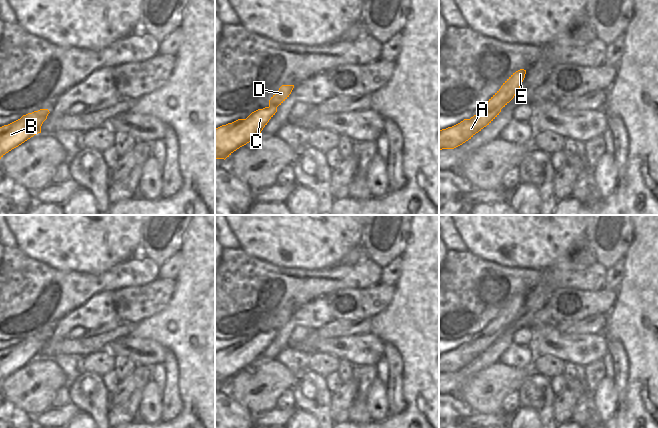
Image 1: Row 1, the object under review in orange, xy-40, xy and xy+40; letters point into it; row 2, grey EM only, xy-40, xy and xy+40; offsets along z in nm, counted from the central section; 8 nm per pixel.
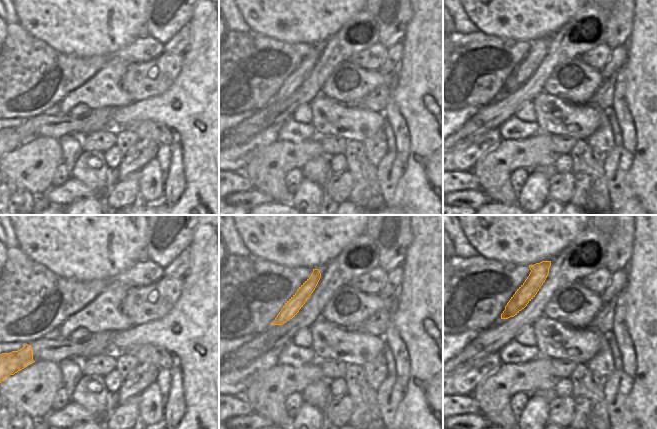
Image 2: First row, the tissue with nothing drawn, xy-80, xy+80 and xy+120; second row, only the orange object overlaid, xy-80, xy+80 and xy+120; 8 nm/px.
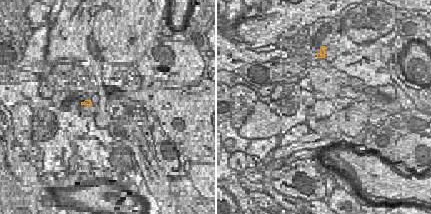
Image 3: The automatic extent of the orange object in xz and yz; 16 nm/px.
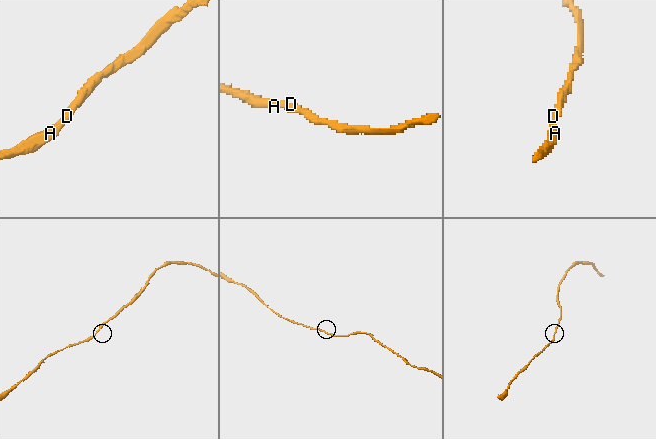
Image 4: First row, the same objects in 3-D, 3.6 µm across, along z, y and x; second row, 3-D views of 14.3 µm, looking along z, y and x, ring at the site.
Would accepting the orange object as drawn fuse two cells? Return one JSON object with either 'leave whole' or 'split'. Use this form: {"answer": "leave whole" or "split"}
{"answer": "leave whole"}

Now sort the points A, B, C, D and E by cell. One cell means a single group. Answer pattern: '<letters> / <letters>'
A B C D E

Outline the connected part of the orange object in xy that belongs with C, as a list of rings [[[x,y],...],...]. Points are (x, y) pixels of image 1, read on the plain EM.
[[[282,309],[279,314],[271,321],[269,324],[269,330],[263,333],[258,333],[252,336],[246,343],[238,343],[232,347],[228,347],[226,349],[222,349],[215,353],[215,383],[226,383],[229,381],[234,375],[239,373],[240,371],[246,369],[253,363],[255,363],[263,354],[263,352],[267,349],[269,344],[275,339],[277,336],[277,331],[281,329],[291,318],[294,309]]]

